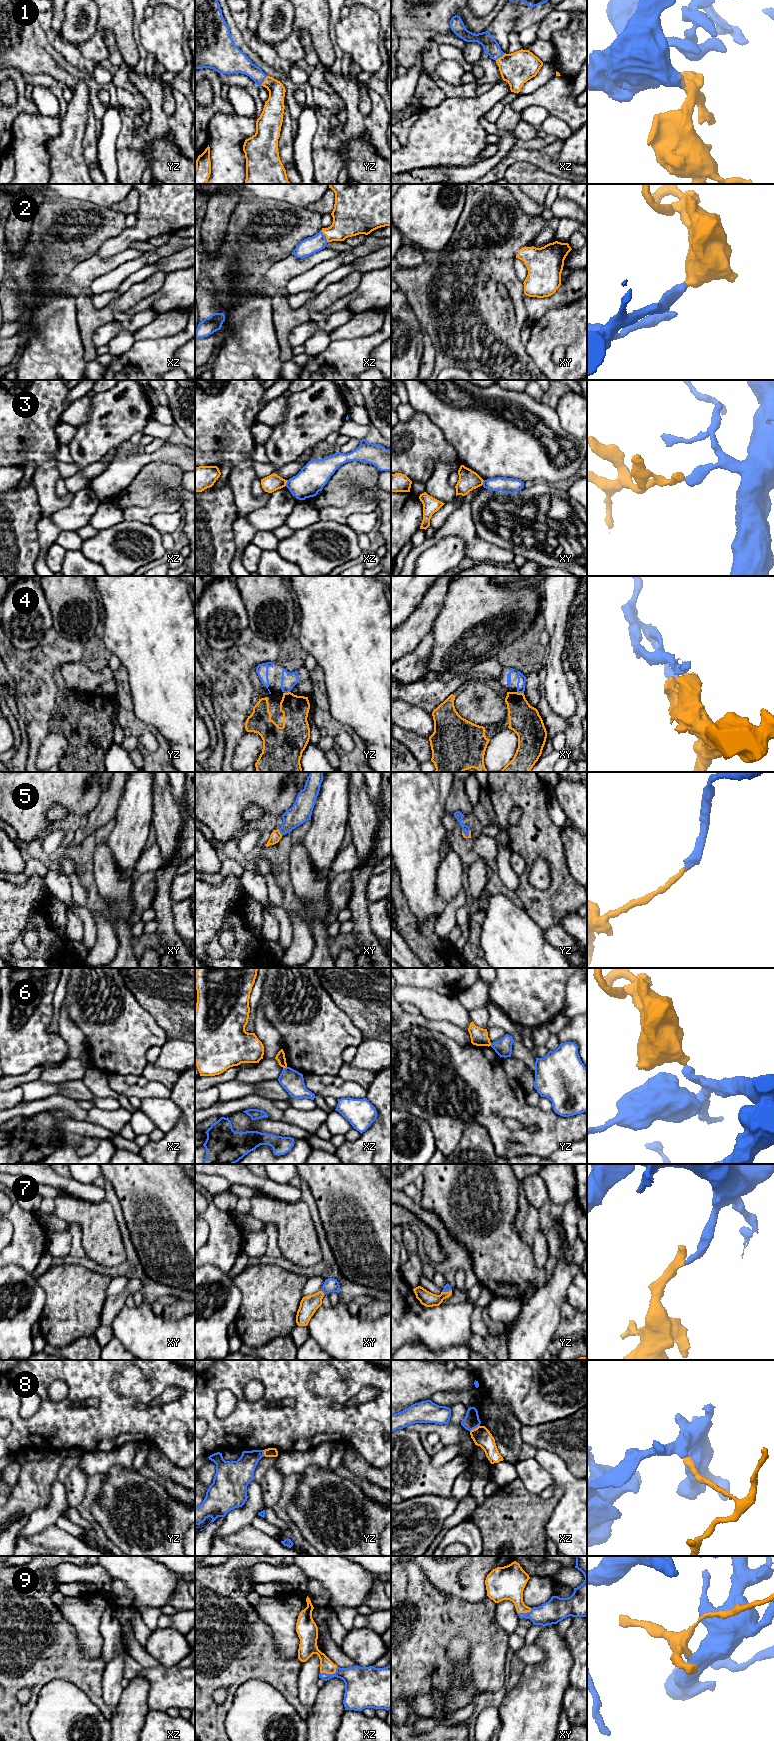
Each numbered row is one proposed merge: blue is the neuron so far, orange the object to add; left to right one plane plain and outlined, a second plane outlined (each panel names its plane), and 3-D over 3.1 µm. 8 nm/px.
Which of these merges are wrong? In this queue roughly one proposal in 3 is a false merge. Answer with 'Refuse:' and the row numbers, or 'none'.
Refuse: 3, 4, 6, 8

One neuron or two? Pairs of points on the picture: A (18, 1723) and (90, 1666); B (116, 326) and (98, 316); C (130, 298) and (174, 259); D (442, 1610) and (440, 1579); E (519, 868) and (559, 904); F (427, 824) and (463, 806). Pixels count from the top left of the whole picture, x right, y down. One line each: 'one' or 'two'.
A: one
B: two
C: two
D: two
E: two
F: two

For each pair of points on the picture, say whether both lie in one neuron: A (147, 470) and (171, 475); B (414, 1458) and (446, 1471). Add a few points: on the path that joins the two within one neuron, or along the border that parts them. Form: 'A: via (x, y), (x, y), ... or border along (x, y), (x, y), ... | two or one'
A: via (153, 470), (165, 473) | one
B: via (422, 1466), (427, 1471), (438, 1471) | one

